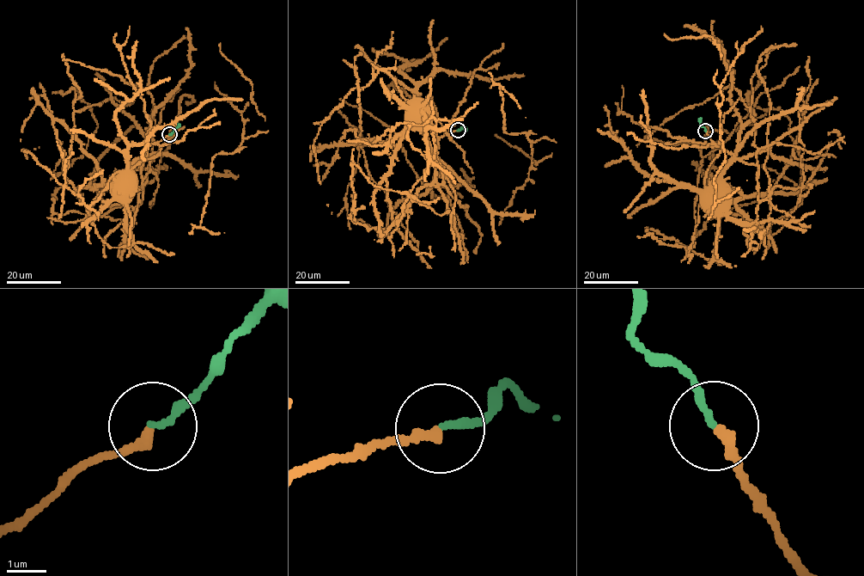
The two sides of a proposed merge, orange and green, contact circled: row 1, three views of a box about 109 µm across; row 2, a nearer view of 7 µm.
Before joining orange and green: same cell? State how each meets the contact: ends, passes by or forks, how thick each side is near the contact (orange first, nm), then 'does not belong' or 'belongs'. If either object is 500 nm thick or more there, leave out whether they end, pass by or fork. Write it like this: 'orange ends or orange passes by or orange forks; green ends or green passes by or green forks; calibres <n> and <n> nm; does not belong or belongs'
orange ends; green ends; calibres 280 and 170 nm; belongs

